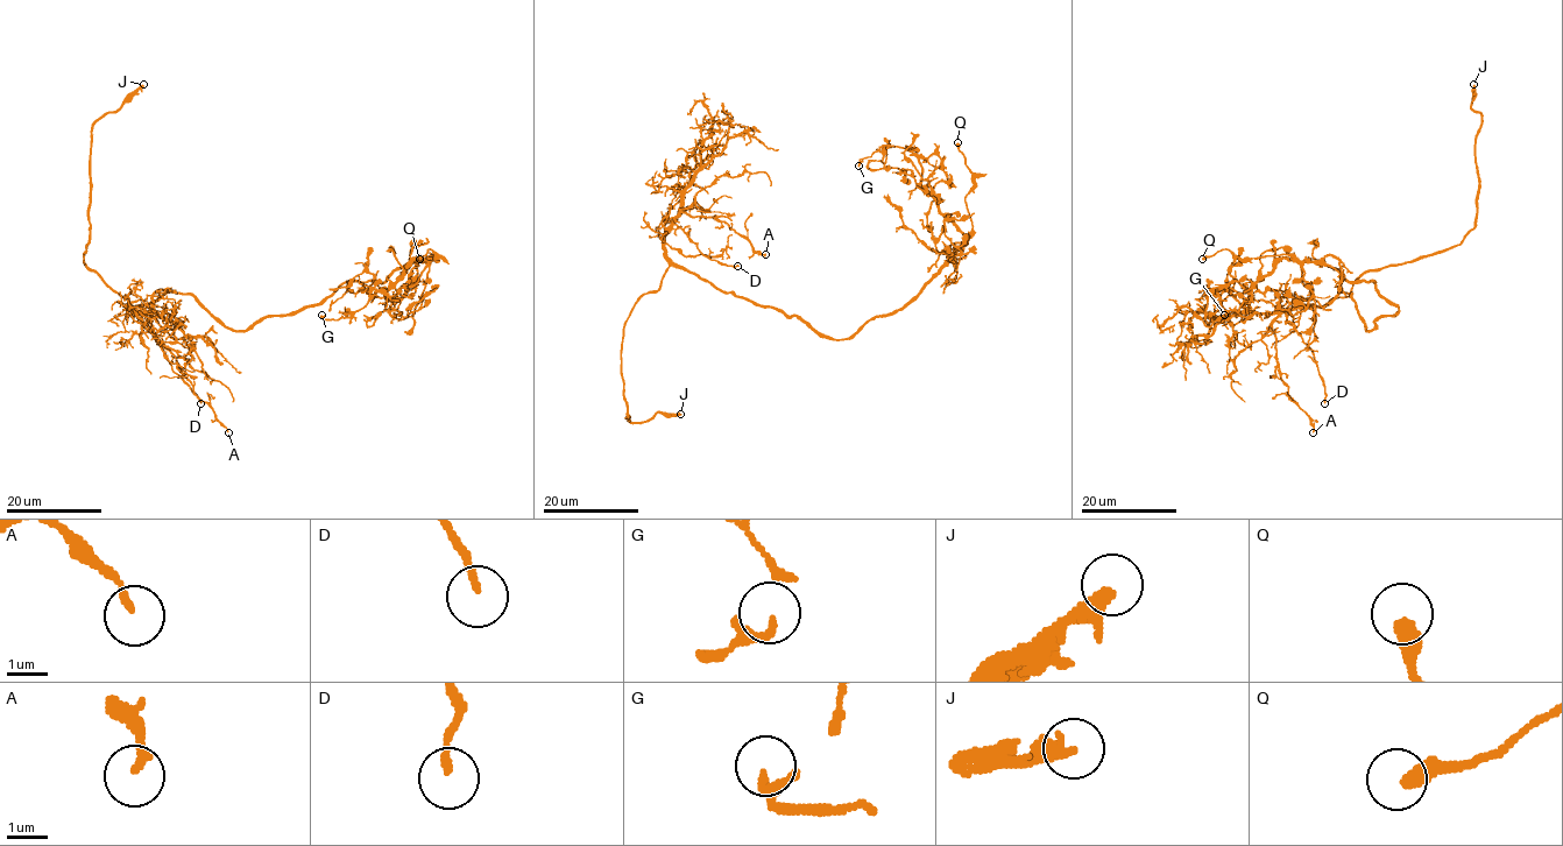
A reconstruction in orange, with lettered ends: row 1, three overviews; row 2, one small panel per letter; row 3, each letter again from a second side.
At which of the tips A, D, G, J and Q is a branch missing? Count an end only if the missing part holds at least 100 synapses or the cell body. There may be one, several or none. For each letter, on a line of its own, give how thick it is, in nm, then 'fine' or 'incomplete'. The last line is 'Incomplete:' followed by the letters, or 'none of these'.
A: 180 nm | fine
D: 150 nm | fine
G: 220 nm | fine
J: 240 nm | incomplete
Q: 400 nm | fine
Incomplete: J

